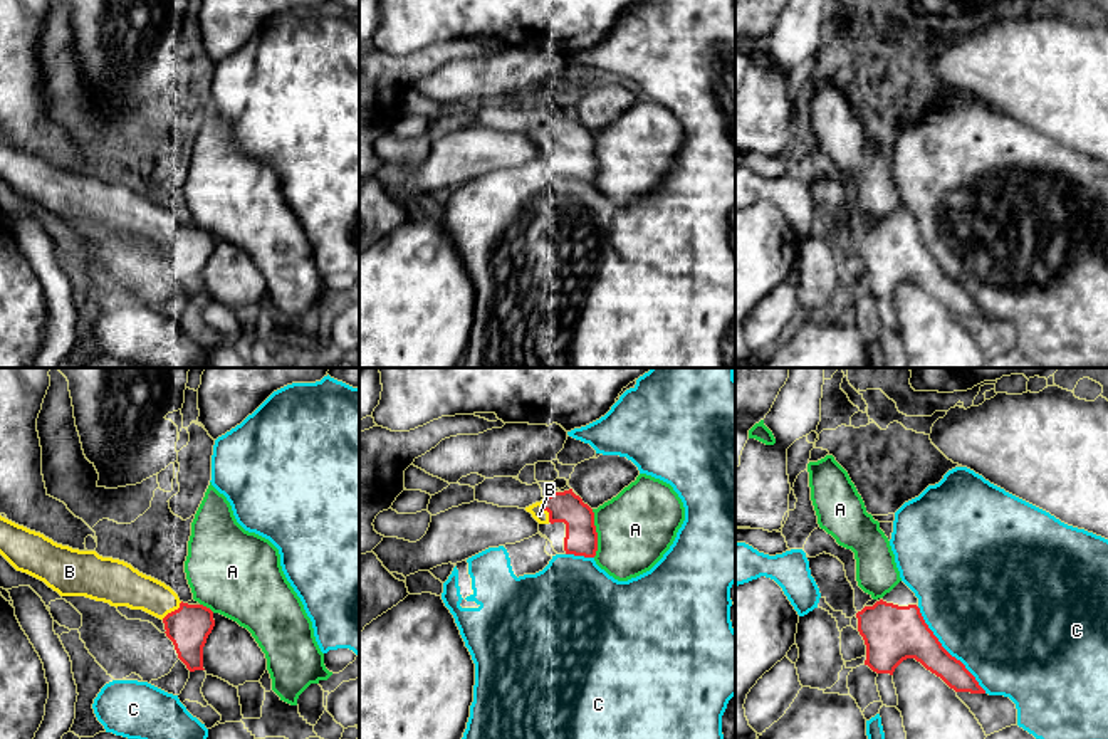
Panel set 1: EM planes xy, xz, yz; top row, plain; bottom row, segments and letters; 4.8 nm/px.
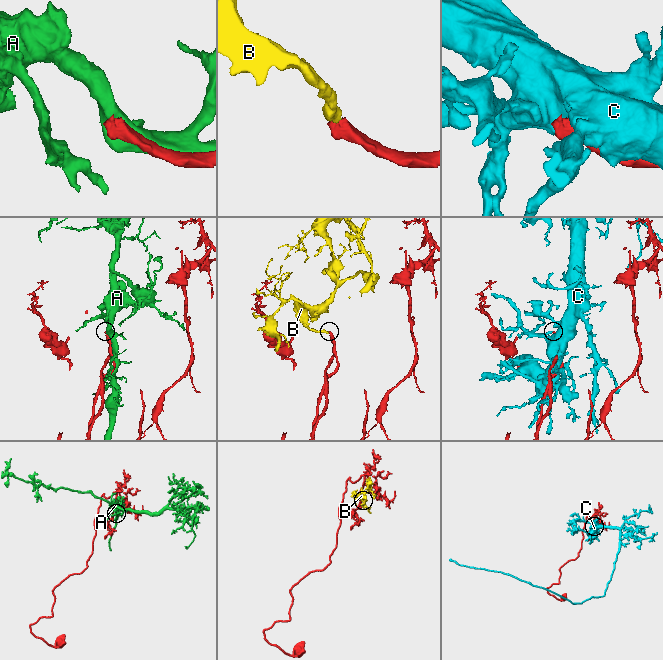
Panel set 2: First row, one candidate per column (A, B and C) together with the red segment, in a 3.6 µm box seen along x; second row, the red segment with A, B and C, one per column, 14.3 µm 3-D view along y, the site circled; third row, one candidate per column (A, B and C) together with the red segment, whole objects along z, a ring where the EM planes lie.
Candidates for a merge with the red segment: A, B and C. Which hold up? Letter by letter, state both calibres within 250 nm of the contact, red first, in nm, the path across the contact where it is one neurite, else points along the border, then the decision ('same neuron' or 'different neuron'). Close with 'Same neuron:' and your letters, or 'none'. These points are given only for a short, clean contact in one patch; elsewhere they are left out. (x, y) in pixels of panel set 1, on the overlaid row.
A: calibres 160 and 360 nm; different neuron
B: calibres 200 and 190 nm; same neuron
C: calibres 260 and 500 nm; different neuron
Same neuron: B

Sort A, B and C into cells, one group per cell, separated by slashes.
A / B / C

